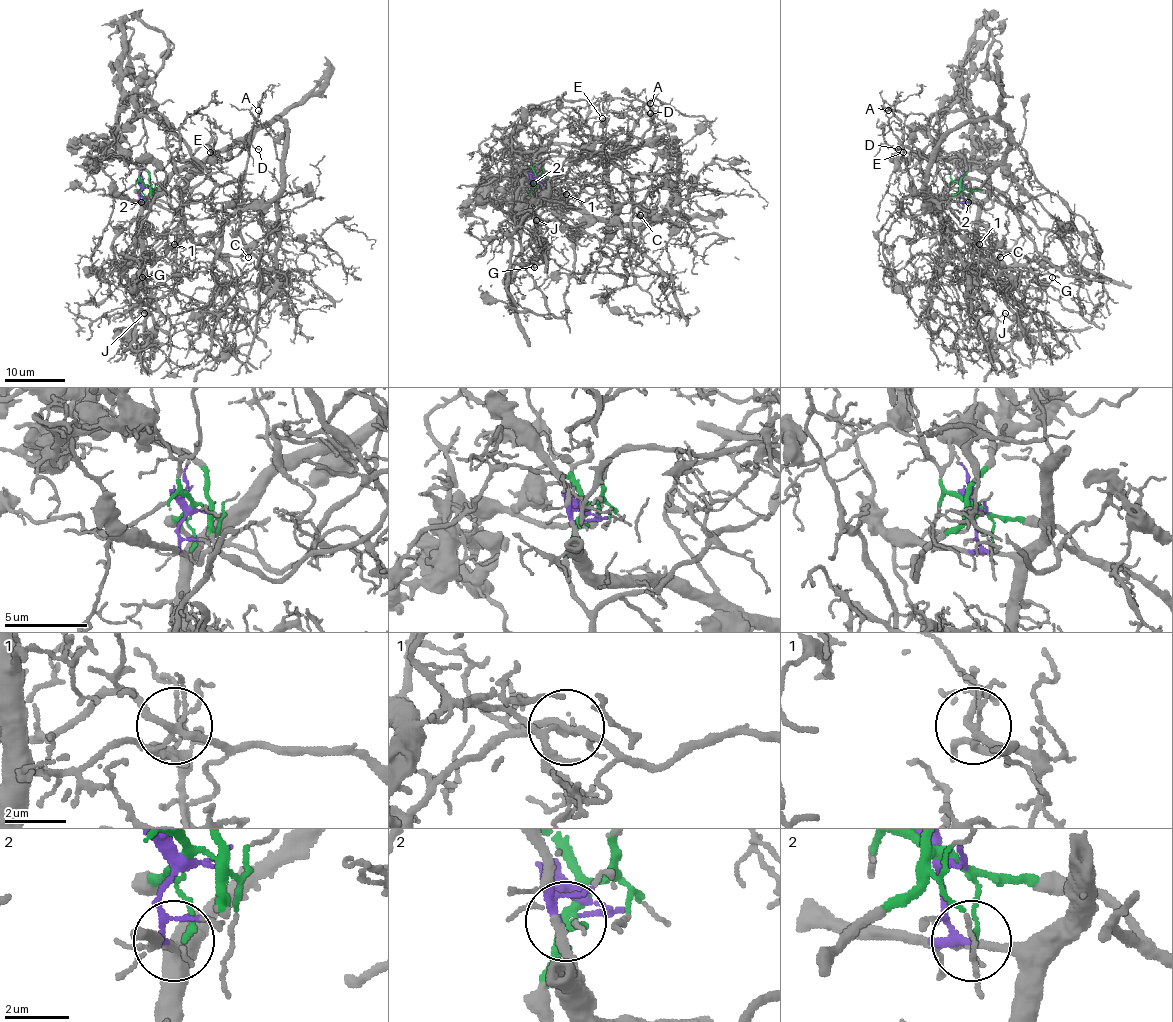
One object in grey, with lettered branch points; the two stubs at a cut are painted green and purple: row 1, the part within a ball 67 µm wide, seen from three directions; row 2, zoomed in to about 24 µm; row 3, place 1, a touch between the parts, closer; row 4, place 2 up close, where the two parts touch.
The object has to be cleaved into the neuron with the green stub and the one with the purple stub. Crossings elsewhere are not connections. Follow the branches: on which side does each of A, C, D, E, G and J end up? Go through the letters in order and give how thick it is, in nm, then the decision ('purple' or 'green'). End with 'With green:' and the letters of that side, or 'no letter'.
A: 120 nm | green
C: 90 nm | green
D: 90 nm | green
E: 120 nm | purple
G: 140 nm | purple
J: 130 nm | purple
With green: A, C, D

